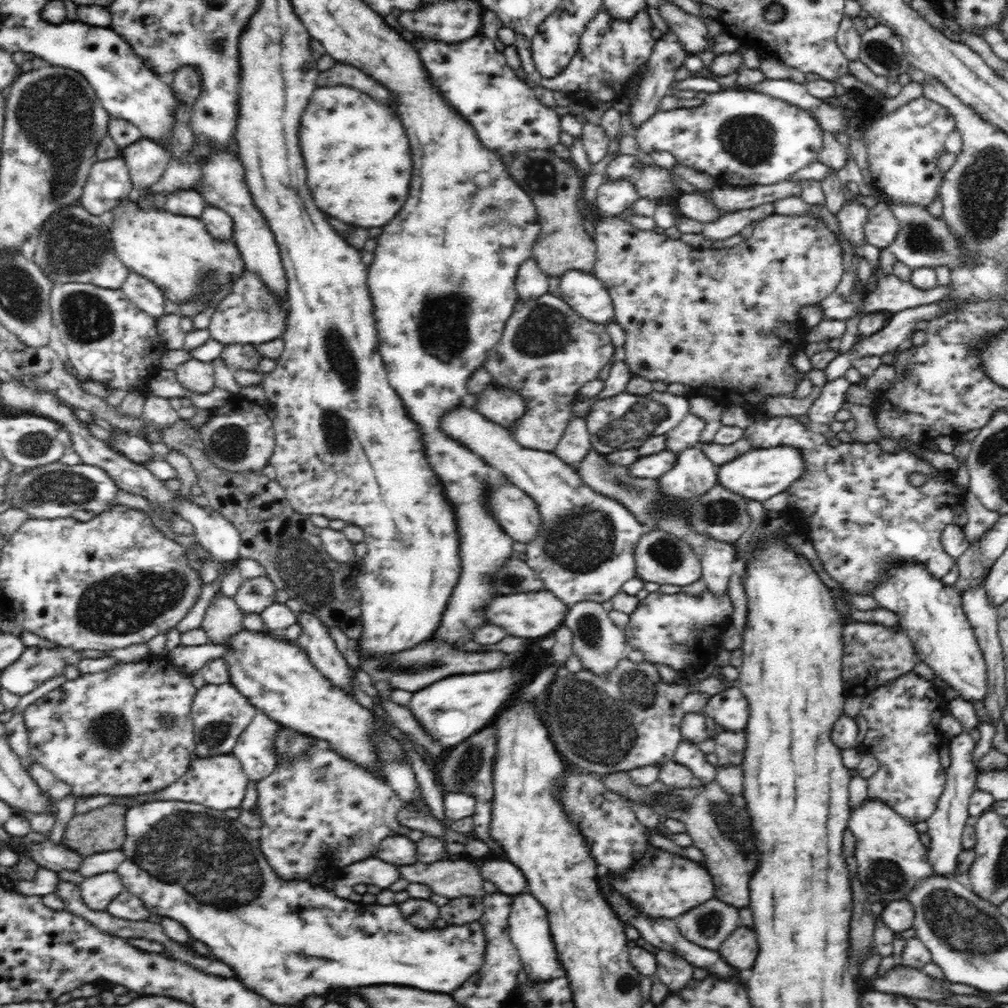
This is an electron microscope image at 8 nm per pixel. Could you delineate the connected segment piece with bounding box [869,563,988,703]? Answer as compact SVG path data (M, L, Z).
M910 563L887 568L869 595L880 608L898 615L900 628L912 641L915 655L956 690L960 698L972 703L986 698L987 666L954 587L932 577L924 565Z

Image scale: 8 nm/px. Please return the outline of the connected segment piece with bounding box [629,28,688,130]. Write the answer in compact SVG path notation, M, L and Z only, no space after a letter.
M670 28L667 34L662 35L662 37L657 40L654 50L650 55L649 62L647 63L648 72L646 72L644 78L638 84L637 93L629 107L630 122L634 130L660 110L660 100L670 94L672 82L675 82L676 72L678 68L684 65L687 54L687 50L682 47L680 40L672 33L672 29Z

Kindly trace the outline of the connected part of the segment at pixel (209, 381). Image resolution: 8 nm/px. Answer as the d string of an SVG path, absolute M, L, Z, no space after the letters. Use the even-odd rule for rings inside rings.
M198 358L178 365L175 373L178 382L184 385L184 388L198 394L206 394L216 386L213 365Z

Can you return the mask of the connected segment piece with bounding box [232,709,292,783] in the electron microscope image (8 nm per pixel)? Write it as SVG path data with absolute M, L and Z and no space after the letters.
M256 709L254 718L238 736L232 753L242 764L249 780L256 783L270 776L272 770L277 768L278 757L273 742L280 731L292 732L290 728L278 724L278 721Z

